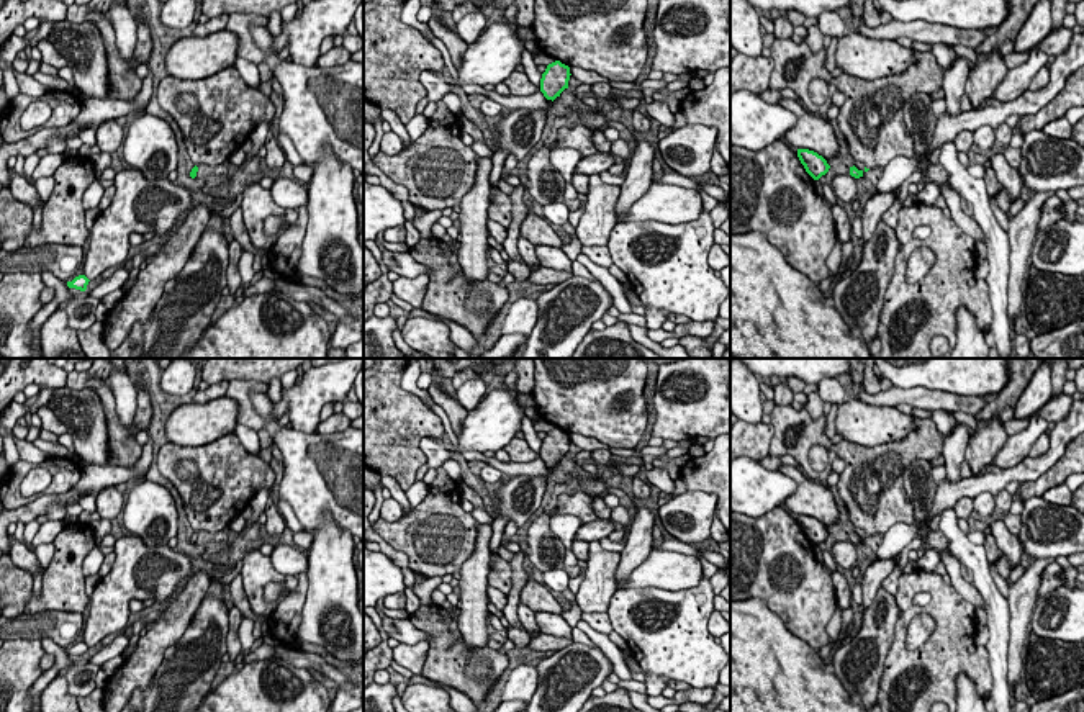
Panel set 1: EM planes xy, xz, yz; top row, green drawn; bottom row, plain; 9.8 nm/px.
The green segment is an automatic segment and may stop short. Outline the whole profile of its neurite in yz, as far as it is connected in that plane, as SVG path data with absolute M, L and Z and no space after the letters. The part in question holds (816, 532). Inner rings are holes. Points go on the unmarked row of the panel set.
M797 516L797 524L804 532L806 539L814 545L819 547L825 542L830 535L827 527L814 517L809 516Z

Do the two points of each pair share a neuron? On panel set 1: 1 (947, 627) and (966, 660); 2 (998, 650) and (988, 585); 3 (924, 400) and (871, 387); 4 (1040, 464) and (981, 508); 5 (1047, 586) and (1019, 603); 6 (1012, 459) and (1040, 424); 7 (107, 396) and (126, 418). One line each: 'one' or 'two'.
1: one
2: one
3: two
4: two
5: two
6: one
7: two

